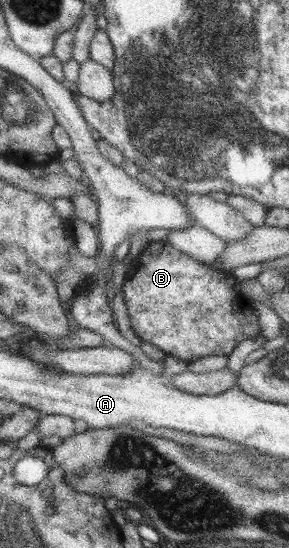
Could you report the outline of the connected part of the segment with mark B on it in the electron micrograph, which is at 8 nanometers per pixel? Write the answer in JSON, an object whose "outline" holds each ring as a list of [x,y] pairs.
{"outline":[[[159,240],[150,242],[143,247],[143,250],[138,254],[138,257],[133,259],[133,263],[125,273],[121,292],[122,296],[124,296],[124,305],[126,306],[129,322],[134,333],[141,339],[141,341],[147,341],[154,347],[160,349],[165,355],[176,355],[180,361],[188,362],[209,355],[228,356],[232,349],[234,349],[234,346],[237,346],[242,340],[262,336],[256,315],[254,315],[253,301],[240,289],[239,280],[225,270],[216,269],[216,267],[212,267],[212,265],[203,264],[202,262],[188,257],[186,253],[182,253],[182,251],[178,251],[175,247],[168,245],[166,241]]]}

